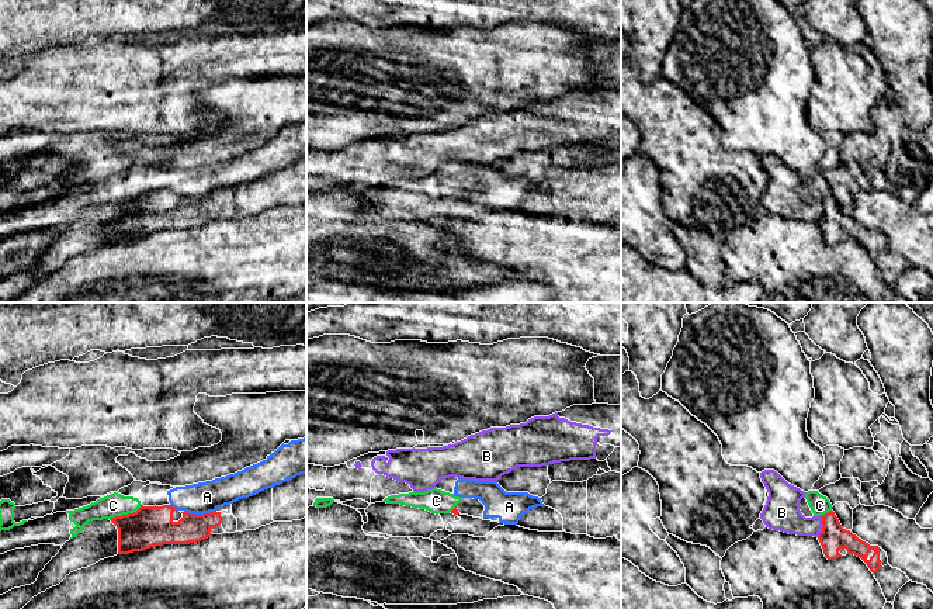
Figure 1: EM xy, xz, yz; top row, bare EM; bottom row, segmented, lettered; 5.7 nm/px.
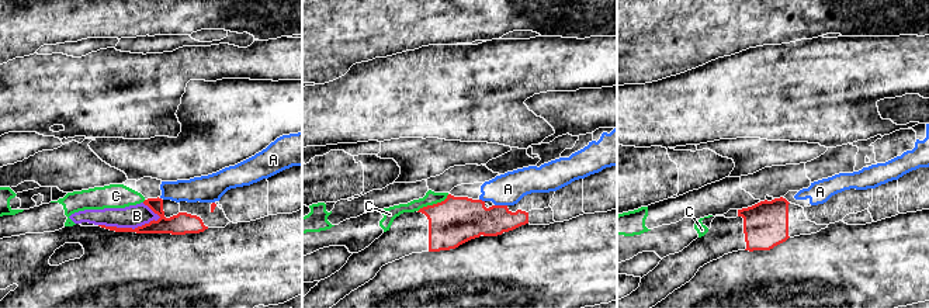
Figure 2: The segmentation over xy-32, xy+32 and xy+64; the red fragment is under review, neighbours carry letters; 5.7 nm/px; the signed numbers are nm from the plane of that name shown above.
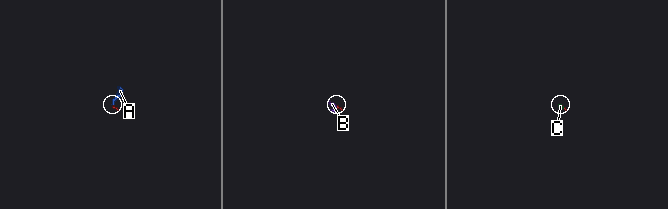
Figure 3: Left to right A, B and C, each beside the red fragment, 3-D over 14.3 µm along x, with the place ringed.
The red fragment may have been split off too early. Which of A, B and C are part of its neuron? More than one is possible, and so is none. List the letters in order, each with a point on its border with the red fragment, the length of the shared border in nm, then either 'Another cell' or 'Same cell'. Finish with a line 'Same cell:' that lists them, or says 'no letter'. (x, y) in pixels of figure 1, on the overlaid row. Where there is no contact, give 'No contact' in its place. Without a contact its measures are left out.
A: Touches red at xy (200, 515). Shared border 180 nm. Another cell
B: Touches red at yz (824, 526). Shared border 120 nm. Another cell
C: Touches red at xy (125, 515). Shared border 200 nm. Another cell
Same cell: no letter

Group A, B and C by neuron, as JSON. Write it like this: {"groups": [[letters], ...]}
{"groups": [["A", "C"], ["B"]]}

